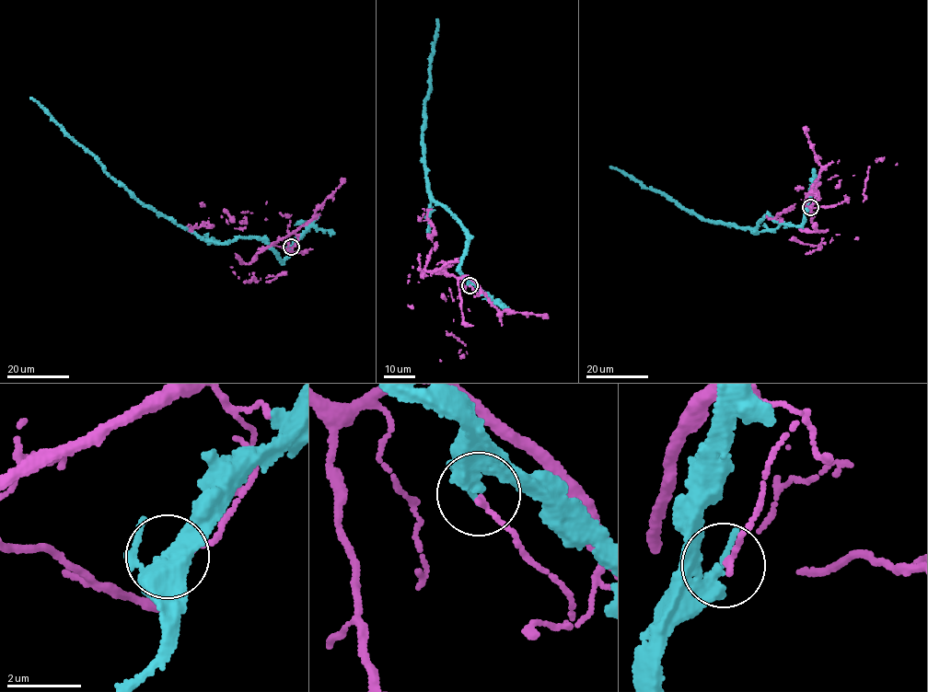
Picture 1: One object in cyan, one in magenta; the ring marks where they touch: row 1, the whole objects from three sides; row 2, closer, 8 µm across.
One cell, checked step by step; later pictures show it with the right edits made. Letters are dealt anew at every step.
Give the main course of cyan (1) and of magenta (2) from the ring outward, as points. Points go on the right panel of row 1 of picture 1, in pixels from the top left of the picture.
1: (810, 207), (801, 224), (766, 217), (753, 233), (733, 224), (701, 221), (610, 167)
2: (810, 206), (816, 195), (811, 192), (805, 204), (812, 208), (863, 201), (868, 168), (875, 159), (897, 163)

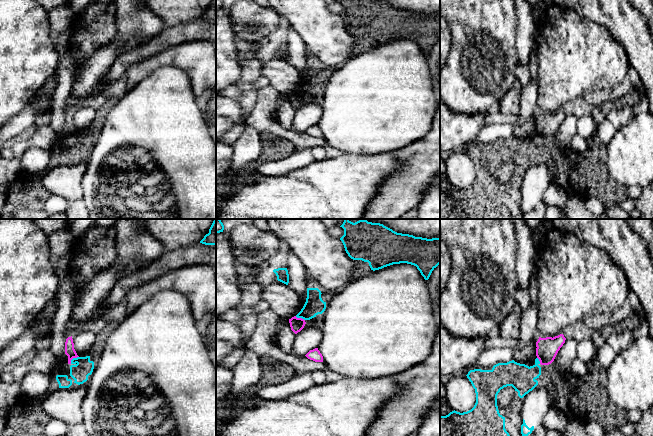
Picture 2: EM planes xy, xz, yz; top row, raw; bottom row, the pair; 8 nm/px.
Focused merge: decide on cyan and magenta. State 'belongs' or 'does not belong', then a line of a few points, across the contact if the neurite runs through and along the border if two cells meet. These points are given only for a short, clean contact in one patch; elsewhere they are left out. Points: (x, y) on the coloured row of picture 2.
does not belong; line xy (78, 356), (74, 357), (70, 363)

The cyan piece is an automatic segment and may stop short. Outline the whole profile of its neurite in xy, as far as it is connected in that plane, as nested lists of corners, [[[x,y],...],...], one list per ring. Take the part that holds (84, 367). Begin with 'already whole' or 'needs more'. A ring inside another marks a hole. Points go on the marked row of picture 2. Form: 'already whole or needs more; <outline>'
already whole; [[[90,356],[73,358],[71,364],[70,376],[78,385],[86,382],[94,369],[94,362],[90,360]]]

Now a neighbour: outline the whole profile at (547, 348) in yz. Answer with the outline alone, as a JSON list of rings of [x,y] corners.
[[[560,334],[555,337],[539,337],[536,342],[536,356],[540,361],[541,365],[549,365],[551,364],[560,348],[565,343],[566,338],[563,334]]]

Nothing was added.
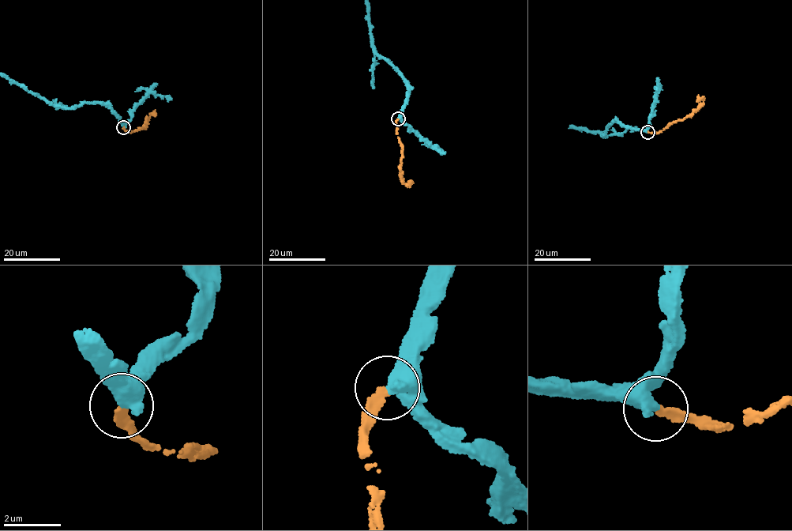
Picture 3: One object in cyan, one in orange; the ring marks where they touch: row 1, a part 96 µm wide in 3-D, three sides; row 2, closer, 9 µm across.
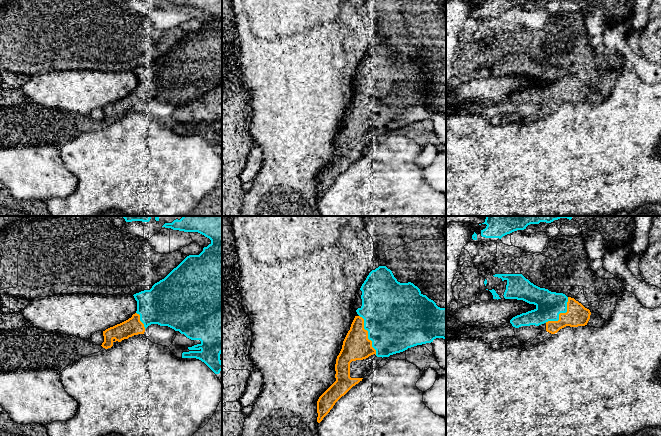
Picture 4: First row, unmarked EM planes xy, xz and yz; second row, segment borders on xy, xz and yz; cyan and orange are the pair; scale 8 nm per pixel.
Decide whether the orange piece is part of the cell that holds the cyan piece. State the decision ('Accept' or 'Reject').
Accept

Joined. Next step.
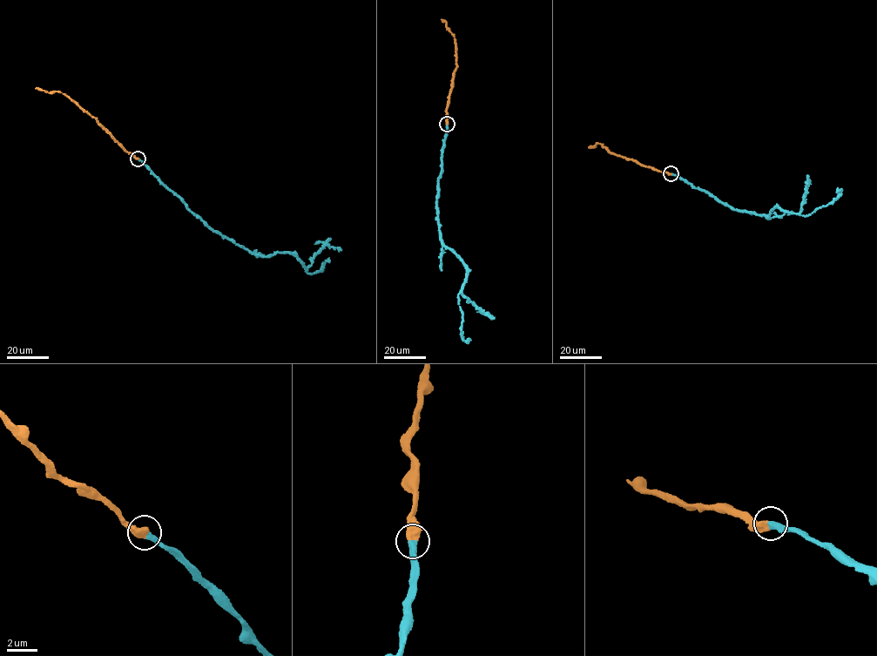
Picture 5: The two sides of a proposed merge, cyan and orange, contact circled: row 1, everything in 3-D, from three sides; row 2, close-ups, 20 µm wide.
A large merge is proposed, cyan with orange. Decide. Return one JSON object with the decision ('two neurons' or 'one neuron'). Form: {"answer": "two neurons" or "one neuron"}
{"answer": "one neuron"}

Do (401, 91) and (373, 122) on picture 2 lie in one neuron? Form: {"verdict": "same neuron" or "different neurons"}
{"verdict": "same neuron"}

